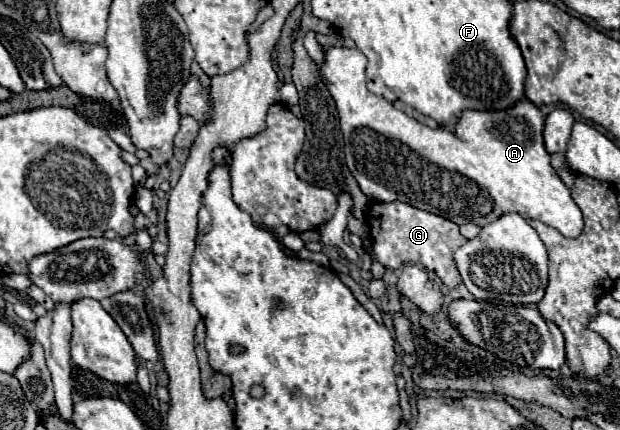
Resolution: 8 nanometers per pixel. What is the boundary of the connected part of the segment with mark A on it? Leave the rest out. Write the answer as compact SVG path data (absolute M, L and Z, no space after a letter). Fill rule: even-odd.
M328 47L328 49L324 49L324 63L322 63L318 69L320 69L320 79L328 85L328 91L330 91L330 95L332 95L334 103L336 103L338 117L340 117L340 129L342 129L342 133L344 133L344 143L348 145L348 149L352 149L352 175L356 177L362 193L364 193L370 201L374 201L374 203L382 203L382 201L384 201L384 203L386 203L386 201L388 201L388 203L390 203L390 201L402 201L402 203L408 203L408 205L412 205L412 207L416 207L416 209L422 209L422 211L440 215L440 217L444 217L444 219L448 219L448 221L452 221L452 223L456 223L456 225L464 225L464 223L486 225L486 223L494 221L496 217L500 217L500 215L504 215L504 213L518 213L518 215L522 215L522 217L532 217L532 219L538 219L538 221L542 221L542 223L558 229L564 237L578 237L578 235L580 235L580 231L582 231L582 227L584 227L582 213L580 213L578 205L572 201L568 187L562 183L562 179L556 175L556 171L554 171L552 165L550 165L550 155L548 155L548 151L546 151L546 147L544 147L544 137L542 137L544 119L546 119L546 117L544 117L544 113L542 113L532 101L520 99L520 101L516 101L512 107L502 109L502 111L474 111L474 109L466 109L466 111L462 111L462 115L460 115L454 131L448 131L448 129L444 129L444 127L432 129L432 127L428 127L428 125L424 125L424 123L414 121L412 117L408 117L404 111L396 109L396 107L394 107L390 101L386 101L384 97L376 97L374 93L368 91L368 87L366 87L366 73L364 73L364 69L366 69L366 57L364 57L364 53L360 53L358 49ZM418 155L420 155L422 159L430 161L430 167L436 165L436 167L446 169L446 171L450 171L450 173L424 171L424 163L418 161Z

